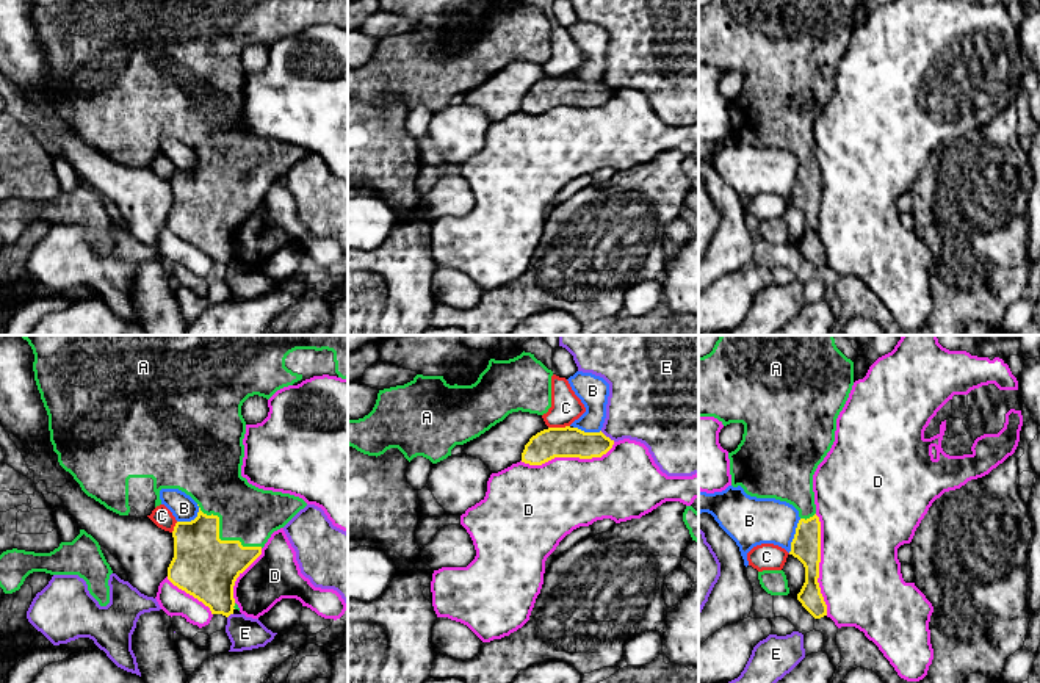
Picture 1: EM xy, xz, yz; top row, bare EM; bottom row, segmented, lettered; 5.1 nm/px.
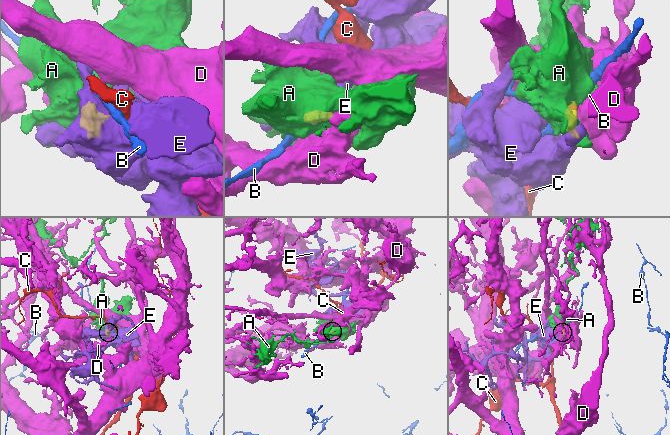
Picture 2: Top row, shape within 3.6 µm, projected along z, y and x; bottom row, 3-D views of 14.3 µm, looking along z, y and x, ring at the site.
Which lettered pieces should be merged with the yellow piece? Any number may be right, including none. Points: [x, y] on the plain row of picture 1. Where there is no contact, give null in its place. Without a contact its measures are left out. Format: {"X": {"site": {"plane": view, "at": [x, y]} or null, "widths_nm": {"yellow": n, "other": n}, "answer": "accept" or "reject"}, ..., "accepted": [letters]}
{"A": {"site": {"plane": "xy", "at": [218, 187]}, "widths_nm": {"yellow": 320, "other": 280}, "answer": "accept"}, "B": {"site": {"plane": "yz", "at": [794, 185]}, "widths_nm": {"yellow": 150, "other": 260}, "answer": "reject"}, "C": {"site": {"plane": "xz", "at": [558, 77]}, "widths_nm": {"yellow": 160, "other": 160}, "answer": "reject"}, "D": {"site": {"plane": "yz", "at": [818, 213]}, "widths_nm": {"yellow": 150, "other": 420}, "answer": "reject"}, "E": {"site": {"plane": "xz", "at": [608, 86]}, "widths_nm": {"yellow": 160, "other": 380}, "answer": "reject"}, "accepted": ["A"]}

